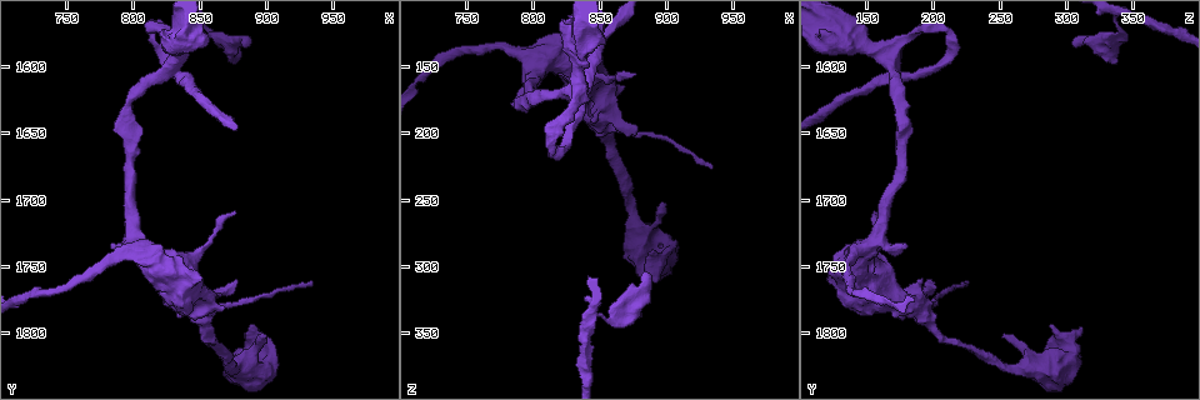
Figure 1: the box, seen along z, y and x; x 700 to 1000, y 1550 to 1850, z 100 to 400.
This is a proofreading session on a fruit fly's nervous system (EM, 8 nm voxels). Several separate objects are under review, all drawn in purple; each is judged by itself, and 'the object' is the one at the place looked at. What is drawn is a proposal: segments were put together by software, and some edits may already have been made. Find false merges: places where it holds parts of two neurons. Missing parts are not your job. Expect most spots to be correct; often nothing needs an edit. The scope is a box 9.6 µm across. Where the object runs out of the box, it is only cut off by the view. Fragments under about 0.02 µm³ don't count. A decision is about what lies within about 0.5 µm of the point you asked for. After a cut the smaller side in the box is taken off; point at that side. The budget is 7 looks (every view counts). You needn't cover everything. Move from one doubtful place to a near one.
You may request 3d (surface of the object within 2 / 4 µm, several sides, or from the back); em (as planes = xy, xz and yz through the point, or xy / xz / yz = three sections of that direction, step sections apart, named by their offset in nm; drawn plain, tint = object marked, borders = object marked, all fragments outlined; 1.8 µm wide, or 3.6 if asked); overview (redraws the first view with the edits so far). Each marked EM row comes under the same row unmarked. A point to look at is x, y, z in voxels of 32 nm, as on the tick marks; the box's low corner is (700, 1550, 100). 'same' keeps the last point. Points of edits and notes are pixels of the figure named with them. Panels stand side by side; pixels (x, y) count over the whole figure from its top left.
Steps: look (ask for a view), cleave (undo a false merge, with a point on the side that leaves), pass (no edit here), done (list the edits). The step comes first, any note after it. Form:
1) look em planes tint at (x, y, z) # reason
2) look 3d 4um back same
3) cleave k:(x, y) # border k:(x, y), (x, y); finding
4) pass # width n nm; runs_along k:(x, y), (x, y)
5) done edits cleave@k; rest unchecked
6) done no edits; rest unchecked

look em planes tint at (870, 1582, 326) # calibre changes

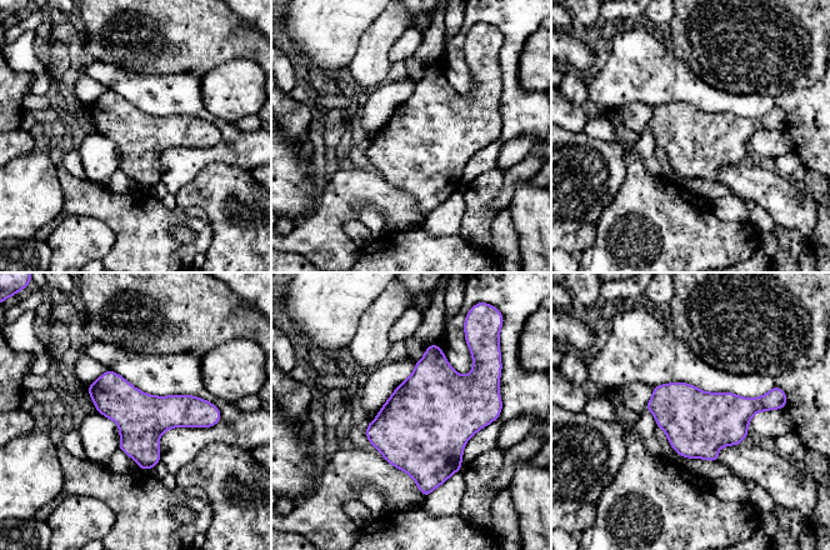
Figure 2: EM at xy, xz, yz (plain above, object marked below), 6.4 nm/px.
pass # all the same neuron

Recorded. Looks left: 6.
look em xy step 4 tint at (828, 1602, 170) # four or more arms meet

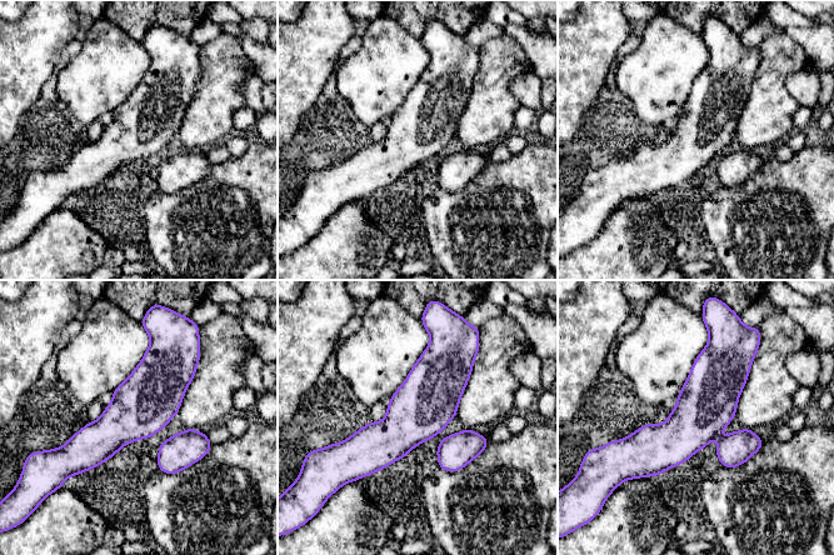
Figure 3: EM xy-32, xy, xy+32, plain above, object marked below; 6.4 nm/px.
look em yz step 4 borders same

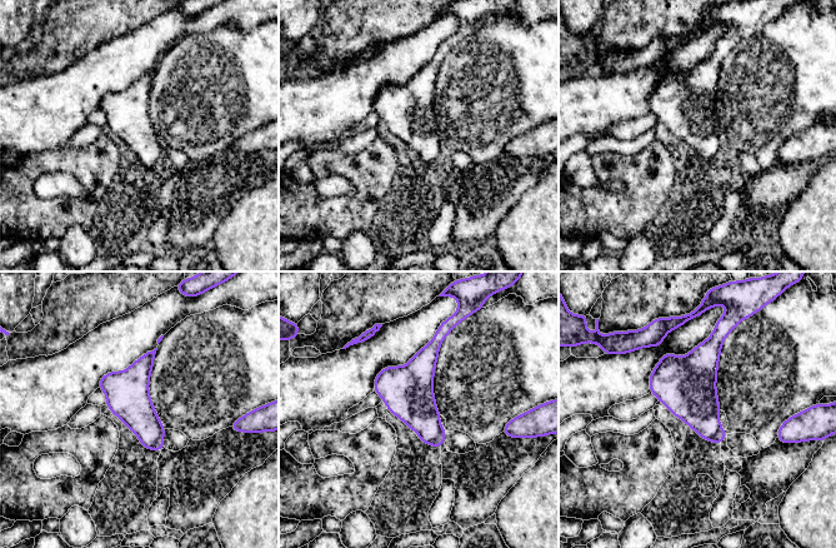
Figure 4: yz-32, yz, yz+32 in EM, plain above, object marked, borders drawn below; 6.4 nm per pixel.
pass # width 280 nm; all the same neuron

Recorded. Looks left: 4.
look 3d 2um at (852, 1784, 192) # calibre changes

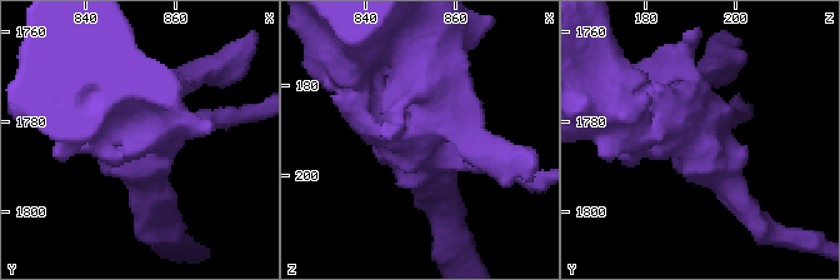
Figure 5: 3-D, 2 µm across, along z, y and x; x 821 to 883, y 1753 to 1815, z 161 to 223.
look em planes tint at (853, 1782, 194) # arms 3; shape alone is not enough

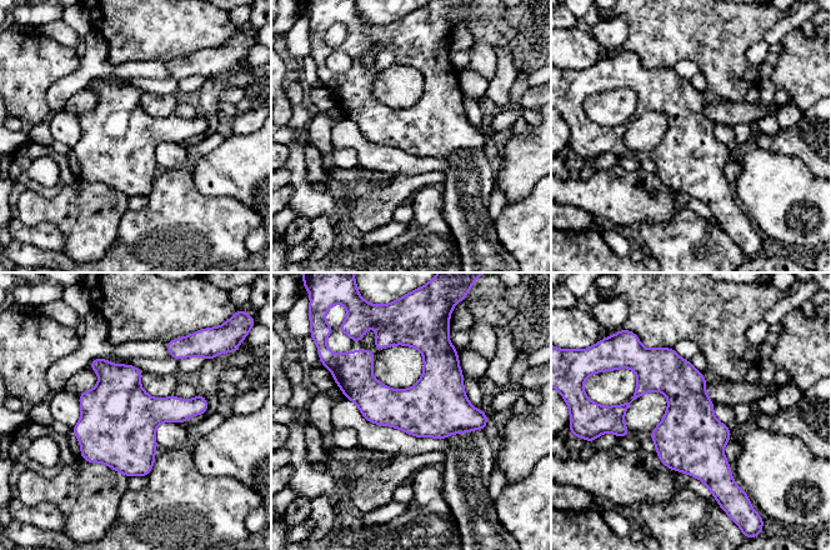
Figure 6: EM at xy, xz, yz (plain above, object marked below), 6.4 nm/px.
pass # all the same neuron

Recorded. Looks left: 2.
done no edits; rest unchecked

